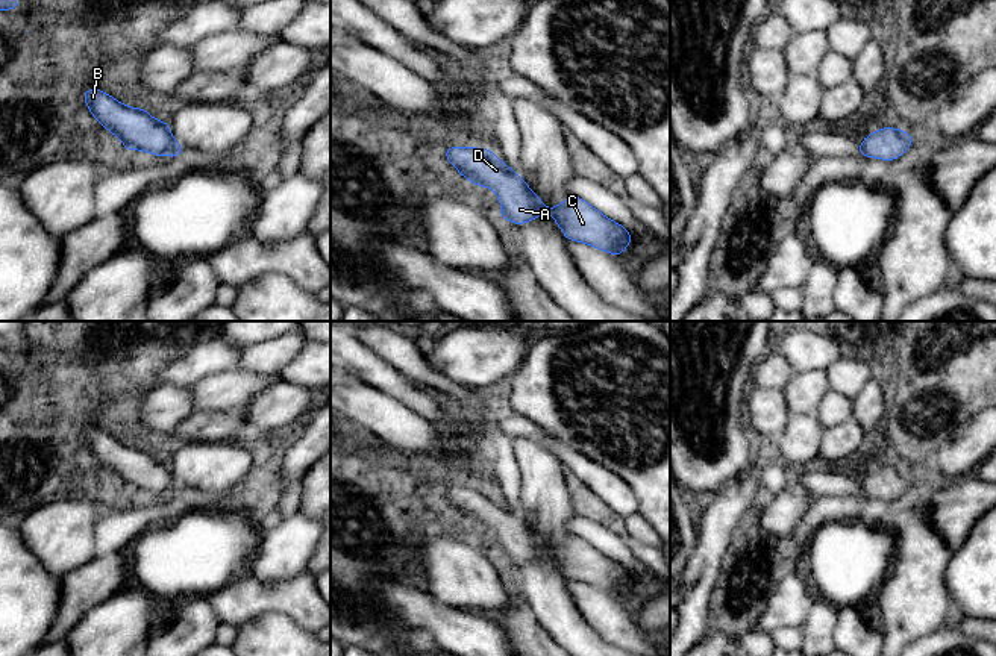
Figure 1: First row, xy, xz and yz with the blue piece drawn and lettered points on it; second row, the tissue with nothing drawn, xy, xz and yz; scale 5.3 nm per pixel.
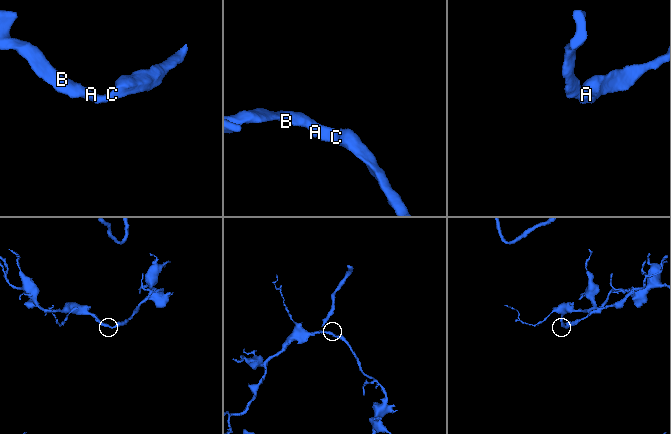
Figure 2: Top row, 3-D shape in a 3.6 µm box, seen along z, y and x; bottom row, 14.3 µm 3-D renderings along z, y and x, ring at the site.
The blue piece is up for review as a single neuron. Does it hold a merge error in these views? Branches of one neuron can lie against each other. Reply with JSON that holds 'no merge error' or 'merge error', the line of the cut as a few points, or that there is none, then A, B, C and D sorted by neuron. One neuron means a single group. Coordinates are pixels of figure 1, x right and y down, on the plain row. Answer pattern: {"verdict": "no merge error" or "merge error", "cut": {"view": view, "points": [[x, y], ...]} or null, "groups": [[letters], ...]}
{"verdict": "no merge error", "cut": null, "groups": [["A", "B", "C", "D"]]}

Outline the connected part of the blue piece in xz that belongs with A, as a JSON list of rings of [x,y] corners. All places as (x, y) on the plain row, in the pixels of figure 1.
[[[450,486],[446,498],[471,520],[494,530],[500,539],[500,556],[517,565],[550,553],[568,580],[579,580],[620,595],[631,583],[631,571],[609,559],[585,539],[570,535],[558,547],[544,547],[543,539],[490,488]]]

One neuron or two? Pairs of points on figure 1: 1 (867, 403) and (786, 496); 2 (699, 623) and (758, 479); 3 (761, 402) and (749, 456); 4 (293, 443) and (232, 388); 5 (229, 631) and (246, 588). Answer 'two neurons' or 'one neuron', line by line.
1: two neurons
2: one neuron
3: two neurons
4: two neurons
5: two neurons

